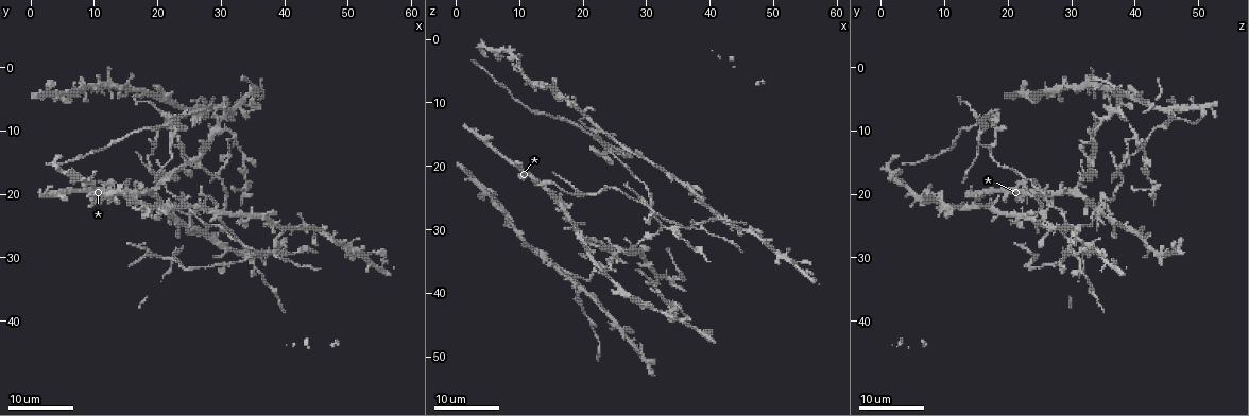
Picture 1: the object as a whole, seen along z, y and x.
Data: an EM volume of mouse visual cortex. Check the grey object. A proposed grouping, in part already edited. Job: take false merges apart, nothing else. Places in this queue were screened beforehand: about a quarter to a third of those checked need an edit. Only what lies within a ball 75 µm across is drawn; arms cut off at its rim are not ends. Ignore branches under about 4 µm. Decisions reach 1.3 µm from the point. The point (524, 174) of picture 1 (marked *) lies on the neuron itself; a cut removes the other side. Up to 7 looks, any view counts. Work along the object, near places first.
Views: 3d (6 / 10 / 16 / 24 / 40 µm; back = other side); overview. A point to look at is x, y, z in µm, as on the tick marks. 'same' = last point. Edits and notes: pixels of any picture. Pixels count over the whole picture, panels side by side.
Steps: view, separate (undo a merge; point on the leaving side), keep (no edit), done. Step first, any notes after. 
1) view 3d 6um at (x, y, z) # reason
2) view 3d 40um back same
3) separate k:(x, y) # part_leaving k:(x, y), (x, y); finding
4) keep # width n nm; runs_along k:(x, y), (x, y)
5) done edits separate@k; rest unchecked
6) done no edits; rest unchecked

view 3d 16um at (32.0, 11.5, 40.0) # looks like a crossing

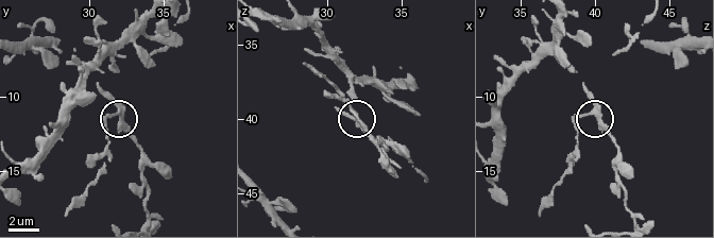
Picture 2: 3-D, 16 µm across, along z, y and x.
view 3d 6um at (32.0, 11.0, 40.0)

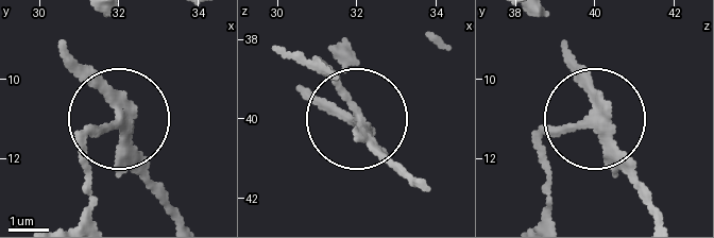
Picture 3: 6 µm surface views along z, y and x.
separate 3:(147, 167) # side_arm 10 um; part_leaving 3:(123, 122), (126, 149), (174, 220); two neurons meet here

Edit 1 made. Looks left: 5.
view overview # see it whole again

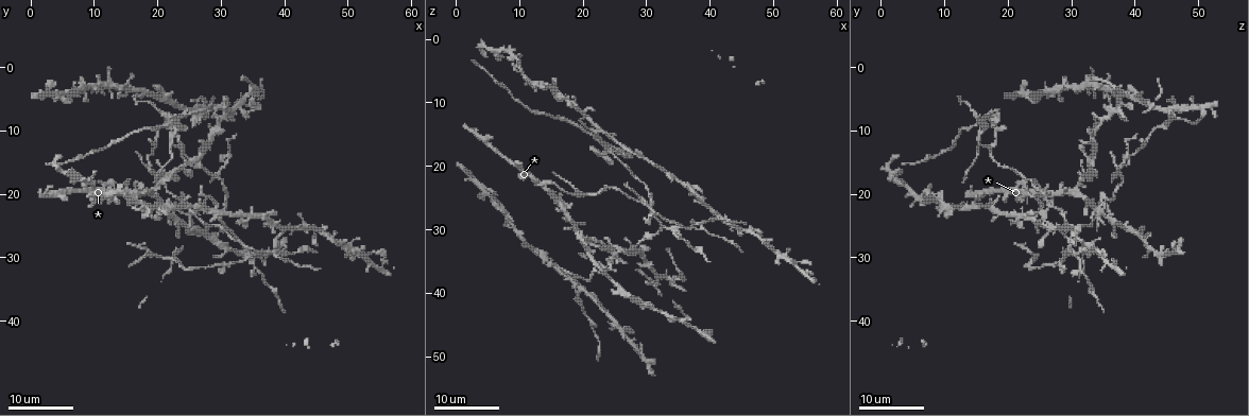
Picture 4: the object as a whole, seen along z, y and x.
view 3d 16um at (45.0, 25.5, 30.0) # looks like a crossing

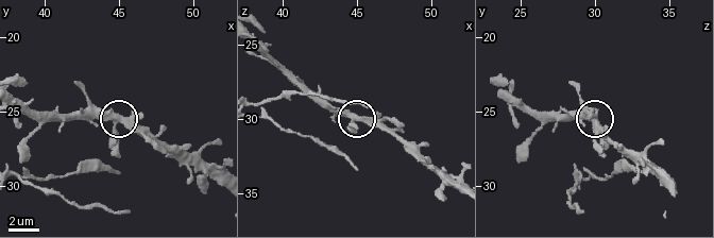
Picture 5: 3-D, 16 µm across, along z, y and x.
view 3d 6um at (45.2, 25.6, 29.8) # closer look

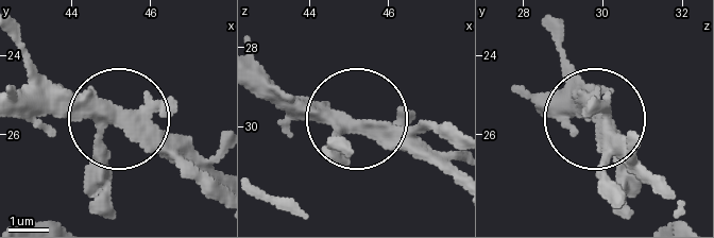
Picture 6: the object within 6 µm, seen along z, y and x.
keep # continuous, no second neuron

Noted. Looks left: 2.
view 3d 24um at (52.0, 29.0, 34.0) # thin neck

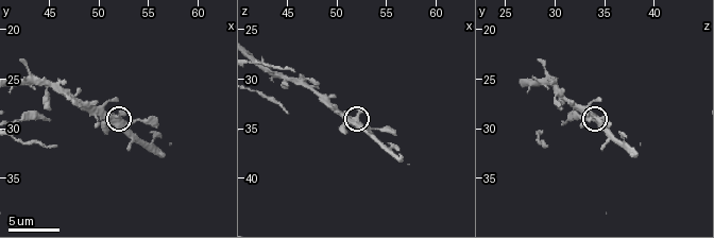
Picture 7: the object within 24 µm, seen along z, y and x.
view 3d 10um at (51.8, 28.6, 34.0) # zoom in

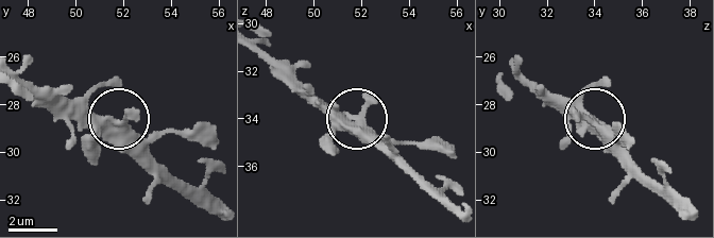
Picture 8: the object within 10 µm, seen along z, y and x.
keep # width 440 nm; runs_along 8:(260, 52), (352, 116), (386, 154); one neuron here

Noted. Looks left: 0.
done edits separate@3; rest unchecked

